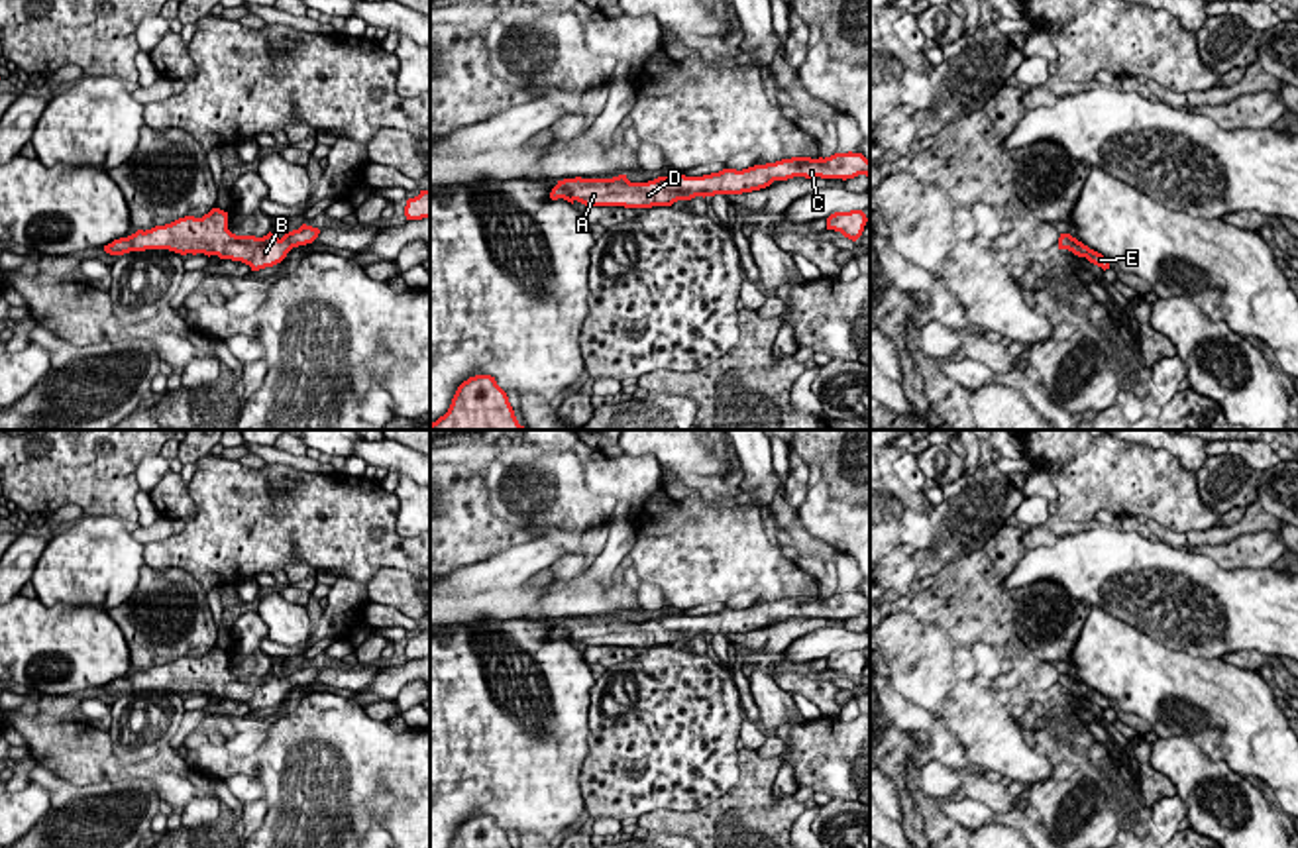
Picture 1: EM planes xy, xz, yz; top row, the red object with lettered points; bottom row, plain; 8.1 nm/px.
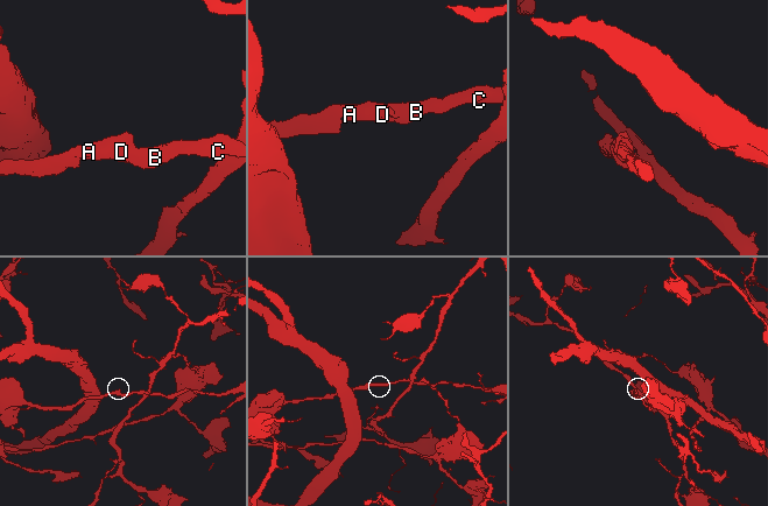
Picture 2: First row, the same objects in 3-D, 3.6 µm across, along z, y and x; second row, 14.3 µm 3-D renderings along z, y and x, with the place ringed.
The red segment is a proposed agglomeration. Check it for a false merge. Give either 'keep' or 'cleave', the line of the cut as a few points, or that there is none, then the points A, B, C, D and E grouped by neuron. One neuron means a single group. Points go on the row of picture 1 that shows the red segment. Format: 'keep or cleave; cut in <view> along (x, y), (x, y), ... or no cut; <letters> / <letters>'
keep; no cut; A B C D E

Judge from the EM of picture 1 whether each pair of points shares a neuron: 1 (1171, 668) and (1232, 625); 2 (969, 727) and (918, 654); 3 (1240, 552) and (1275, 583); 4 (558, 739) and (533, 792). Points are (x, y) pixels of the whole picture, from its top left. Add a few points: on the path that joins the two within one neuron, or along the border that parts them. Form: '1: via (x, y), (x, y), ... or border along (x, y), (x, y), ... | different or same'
1: border along (1147, 636), (1167, 648), (1220, 658) | different
2: via (963, 709), (925, 672) | same
3: border along (1212, 558), (1224, 568), (1271, 566) | different
4: via (544, 752), (533, 764), (533, 778) | same

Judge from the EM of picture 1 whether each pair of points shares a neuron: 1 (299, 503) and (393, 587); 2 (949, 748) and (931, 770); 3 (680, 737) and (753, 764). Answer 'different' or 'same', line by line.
1: different
2: different
3: different

